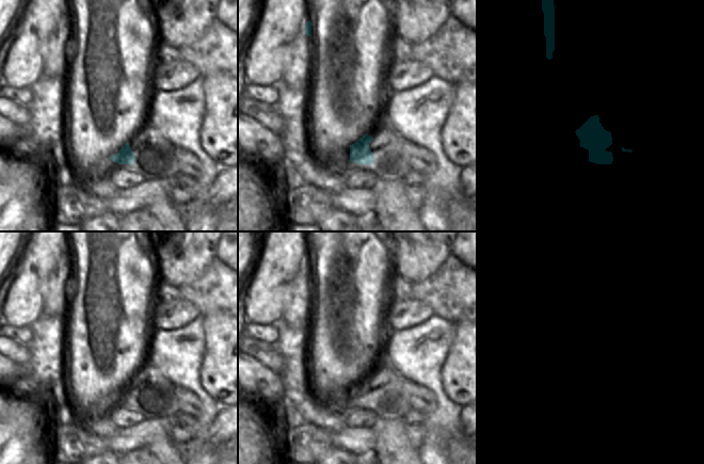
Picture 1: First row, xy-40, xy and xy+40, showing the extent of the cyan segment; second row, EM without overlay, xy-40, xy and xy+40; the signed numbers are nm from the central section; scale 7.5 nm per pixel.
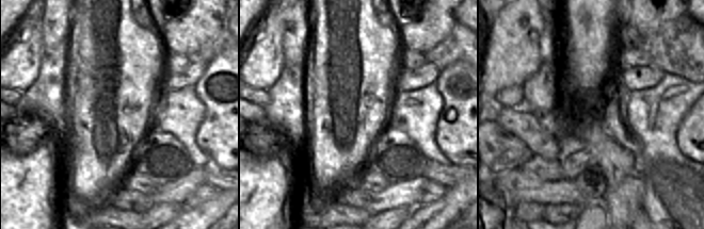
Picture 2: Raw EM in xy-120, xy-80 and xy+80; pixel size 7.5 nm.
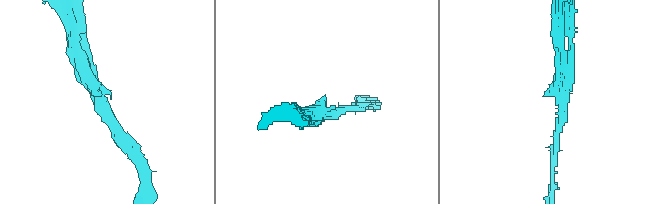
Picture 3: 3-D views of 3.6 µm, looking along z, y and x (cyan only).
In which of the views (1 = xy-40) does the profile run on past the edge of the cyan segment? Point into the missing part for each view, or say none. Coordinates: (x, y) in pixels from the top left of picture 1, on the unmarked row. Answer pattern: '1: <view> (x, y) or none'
1: none

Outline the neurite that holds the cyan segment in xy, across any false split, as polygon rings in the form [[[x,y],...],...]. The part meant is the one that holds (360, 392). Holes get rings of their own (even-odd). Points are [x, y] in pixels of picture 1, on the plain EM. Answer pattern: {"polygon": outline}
{"polygon": [[[366,372],[356,382],[350,384],[350,400],[357,403],[372,403],[374,396],[369,387],[372,379],[373,377]]]}

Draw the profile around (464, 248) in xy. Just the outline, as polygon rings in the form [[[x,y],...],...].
[[[458,231],[452,244],[452,255],[477,271],[477,231]]]

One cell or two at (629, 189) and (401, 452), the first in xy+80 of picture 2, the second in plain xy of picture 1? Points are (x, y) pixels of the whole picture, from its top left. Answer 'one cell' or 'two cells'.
one cell

